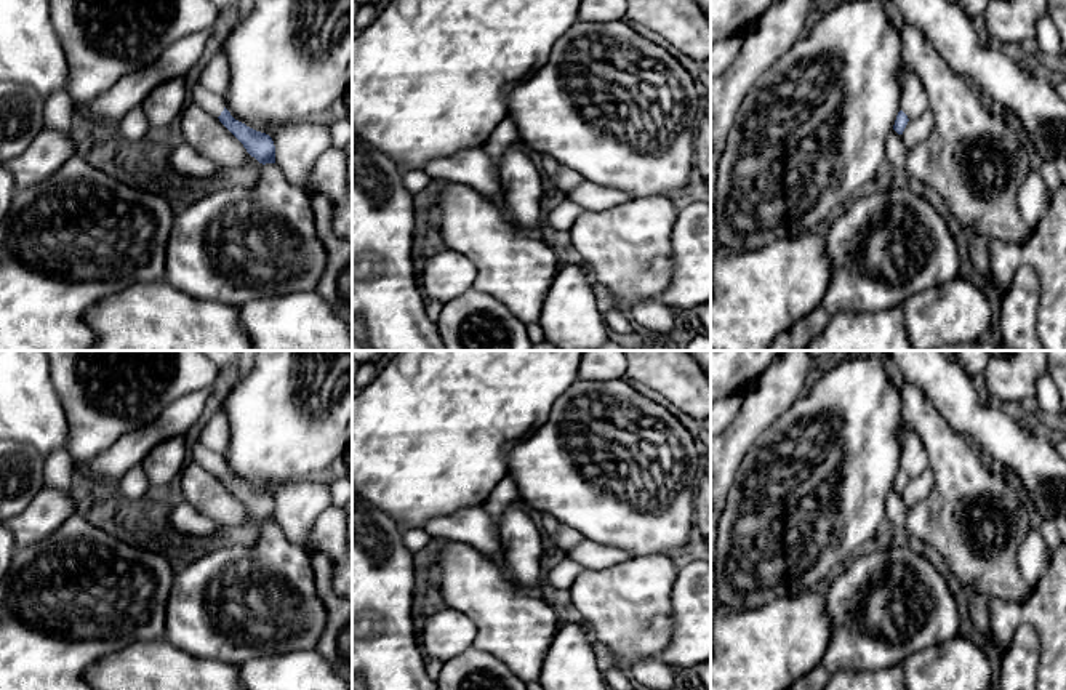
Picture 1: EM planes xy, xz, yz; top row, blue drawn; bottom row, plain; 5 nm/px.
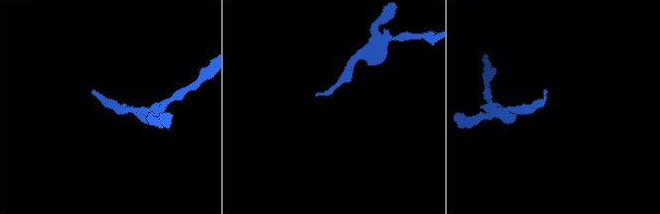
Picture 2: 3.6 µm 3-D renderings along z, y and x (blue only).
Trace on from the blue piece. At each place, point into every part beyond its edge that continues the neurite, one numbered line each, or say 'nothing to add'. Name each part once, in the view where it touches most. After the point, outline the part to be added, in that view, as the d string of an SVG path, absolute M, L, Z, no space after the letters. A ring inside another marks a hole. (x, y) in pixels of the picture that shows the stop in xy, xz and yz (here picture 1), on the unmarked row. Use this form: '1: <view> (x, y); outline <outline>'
1: xy (212, 461); outline M197 443L192 450L190 459L198 463L202 467L214 474L216 477L224 469L224 458L210 448L206 448L203 443Z

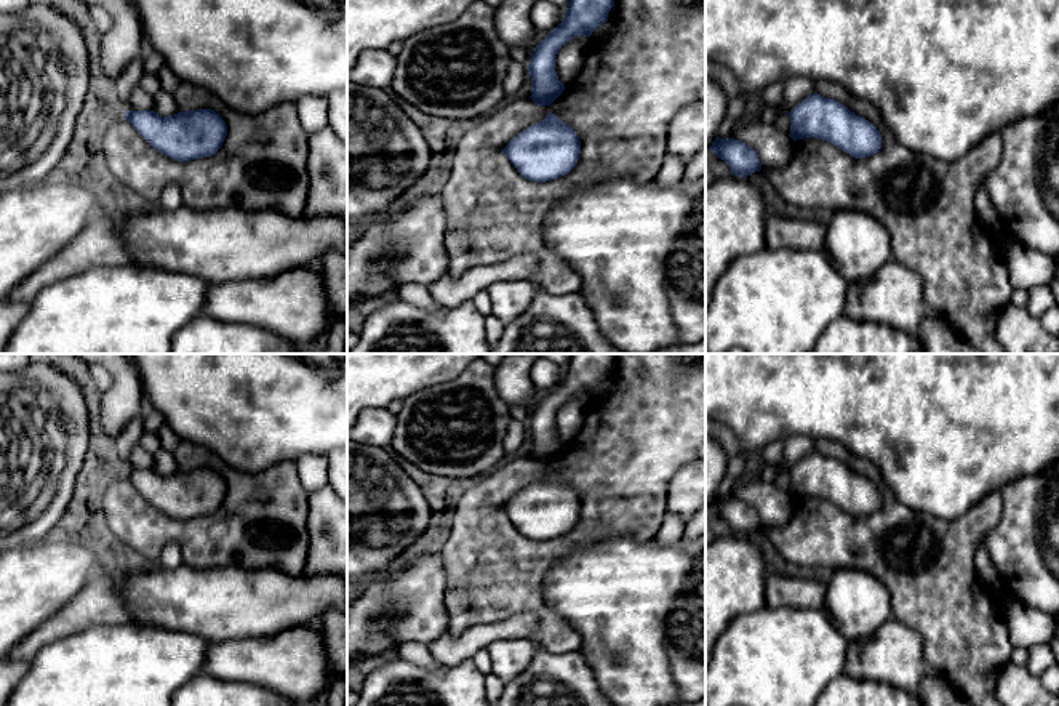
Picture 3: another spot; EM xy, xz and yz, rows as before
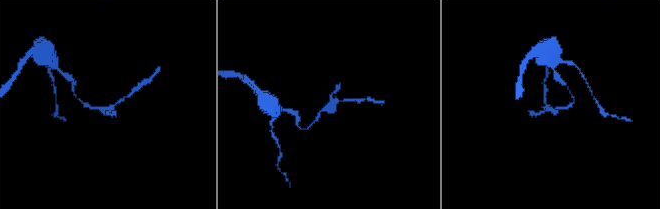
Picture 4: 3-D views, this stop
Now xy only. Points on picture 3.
nothing to add

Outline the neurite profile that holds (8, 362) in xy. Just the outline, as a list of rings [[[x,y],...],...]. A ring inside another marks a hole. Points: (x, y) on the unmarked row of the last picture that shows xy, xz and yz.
[[[0,354],[0,373],[19,373],[29,363],[29,354]]]

